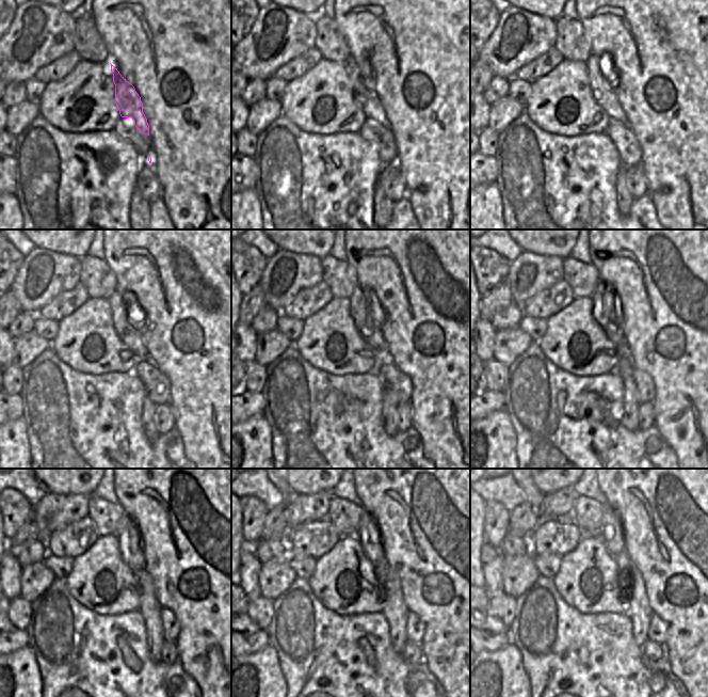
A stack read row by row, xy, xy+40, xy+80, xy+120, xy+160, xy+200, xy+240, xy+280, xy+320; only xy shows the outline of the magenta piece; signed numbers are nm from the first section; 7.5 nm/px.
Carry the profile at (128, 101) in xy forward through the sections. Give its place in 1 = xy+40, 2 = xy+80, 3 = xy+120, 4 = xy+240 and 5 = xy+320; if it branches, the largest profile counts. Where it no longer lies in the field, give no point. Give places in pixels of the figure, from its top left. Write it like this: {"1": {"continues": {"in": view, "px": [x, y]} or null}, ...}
{"1": {"continues": {"in": "xy+40", "px": [365, 96]}}, "2": {"continues": {"in": "xy+80", "px": [602, 91]}}, "3": {"continues": {"in": "xy+120", "px": [126, 317]}}, "4": {"continues": {"in": "xy+240", "px": [130, 547]}}, "5": {"continues": {"in": "xy+320", "px": [610, 528]}}}

